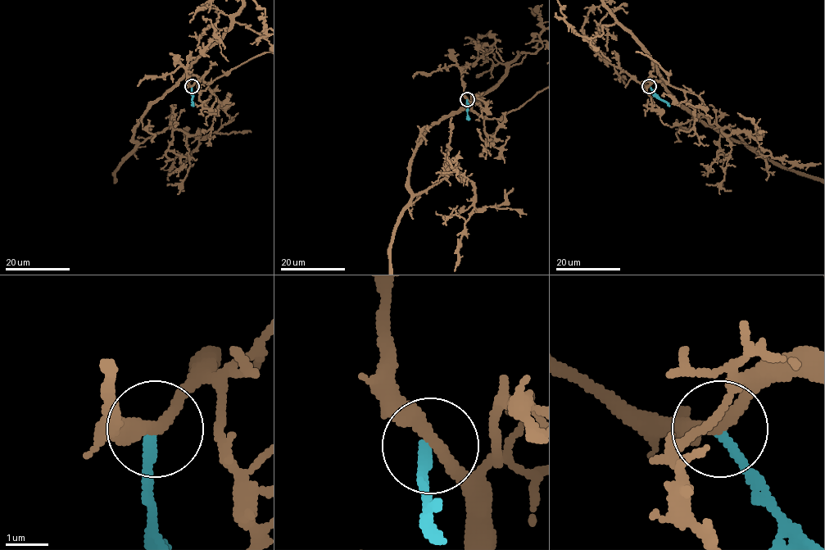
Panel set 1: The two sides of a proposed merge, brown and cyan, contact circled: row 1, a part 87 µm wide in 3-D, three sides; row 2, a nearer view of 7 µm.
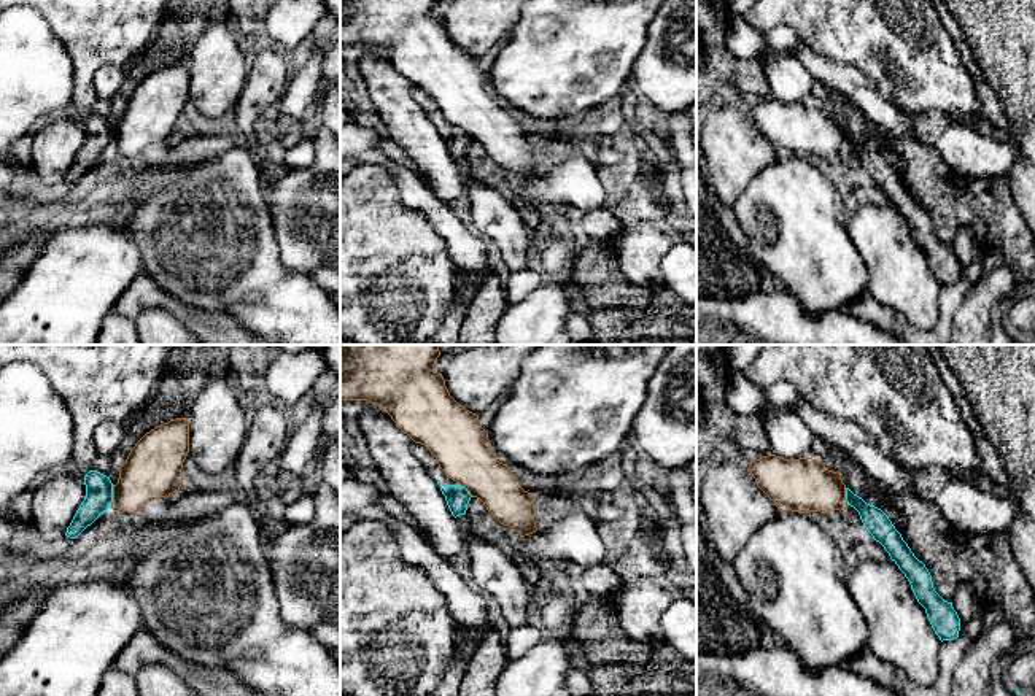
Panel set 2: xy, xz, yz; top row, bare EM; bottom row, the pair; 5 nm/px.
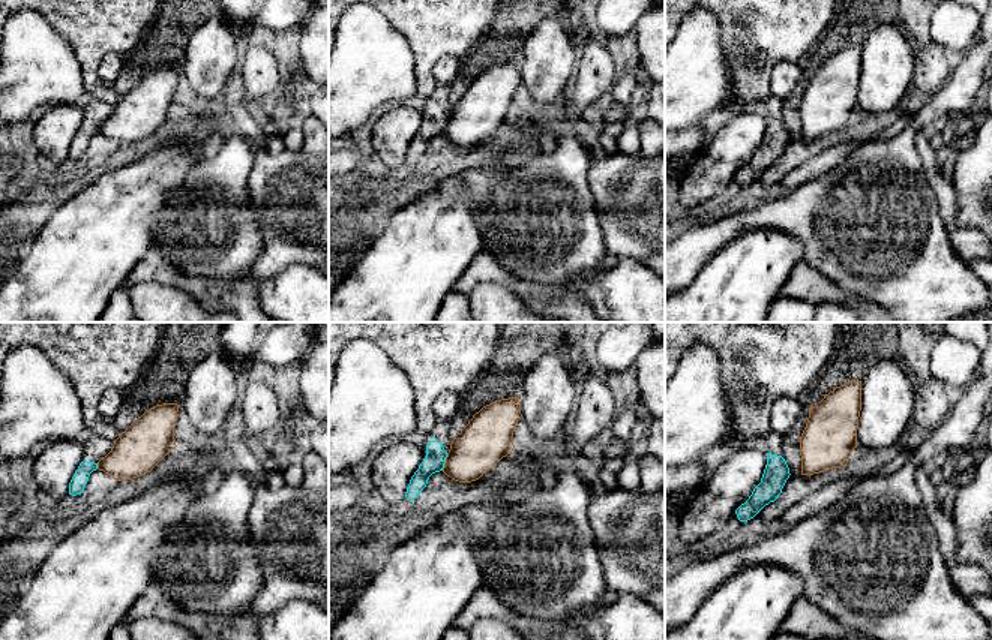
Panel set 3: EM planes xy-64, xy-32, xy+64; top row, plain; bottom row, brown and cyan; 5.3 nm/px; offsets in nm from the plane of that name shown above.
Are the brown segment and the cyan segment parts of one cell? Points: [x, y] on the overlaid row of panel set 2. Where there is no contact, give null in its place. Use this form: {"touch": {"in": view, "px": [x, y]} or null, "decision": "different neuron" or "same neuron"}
{"touch": {"in": "xy", "px": [113, 496]}, "decision": "different neuron"}

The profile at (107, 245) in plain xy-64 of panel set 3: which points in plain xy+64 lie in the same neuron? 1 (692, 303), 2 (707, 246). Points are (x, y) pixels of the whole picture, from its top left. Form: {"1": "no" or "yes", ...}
{"1": "yes", "2": "no"}

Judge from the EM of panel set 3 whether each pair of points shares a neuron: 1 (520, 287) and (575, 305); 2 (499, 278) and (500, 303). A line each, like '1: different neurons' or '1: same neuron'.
1: same neuron
2: different neurons

